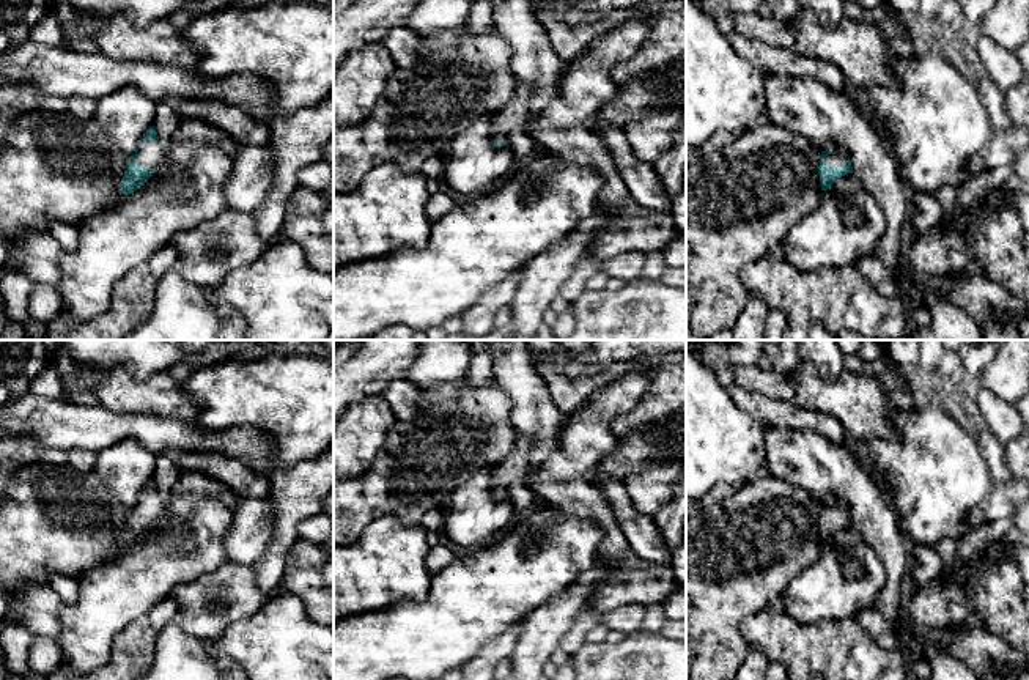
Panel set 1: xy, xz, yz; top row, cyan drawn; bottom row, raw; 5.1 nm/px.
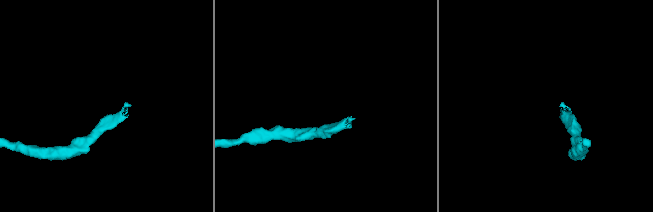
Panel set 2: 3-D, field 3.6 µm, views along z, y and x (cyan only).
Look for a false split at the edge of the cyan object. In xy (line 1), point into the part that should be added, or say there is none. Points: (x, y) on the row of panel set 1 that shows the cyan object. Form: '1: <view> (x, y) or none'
1: xy (150, 155)

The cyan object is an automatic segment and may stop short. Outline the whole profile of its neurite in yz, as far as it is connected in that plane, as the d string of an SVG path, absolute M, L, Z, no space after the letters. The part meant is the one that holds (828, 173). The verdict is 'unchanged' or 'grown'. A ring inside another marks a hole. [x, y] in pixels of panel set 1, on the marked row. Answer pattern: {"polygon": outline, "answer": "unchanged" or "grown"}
{"polygon": "M821 151L818 165L821 190L828 190L842 176L853 173L851 161L846 153Z", "answer": "grown"}

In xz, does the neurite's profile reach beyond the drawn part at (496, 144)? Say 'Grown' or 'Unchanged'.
Grown

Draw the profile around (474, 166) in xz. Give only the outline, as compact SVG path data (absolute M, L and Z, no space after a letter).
M485 115L459 132L445 151L442 181L464 195L481 195L500 186L514 170L507 145L496 146L492 116Z

